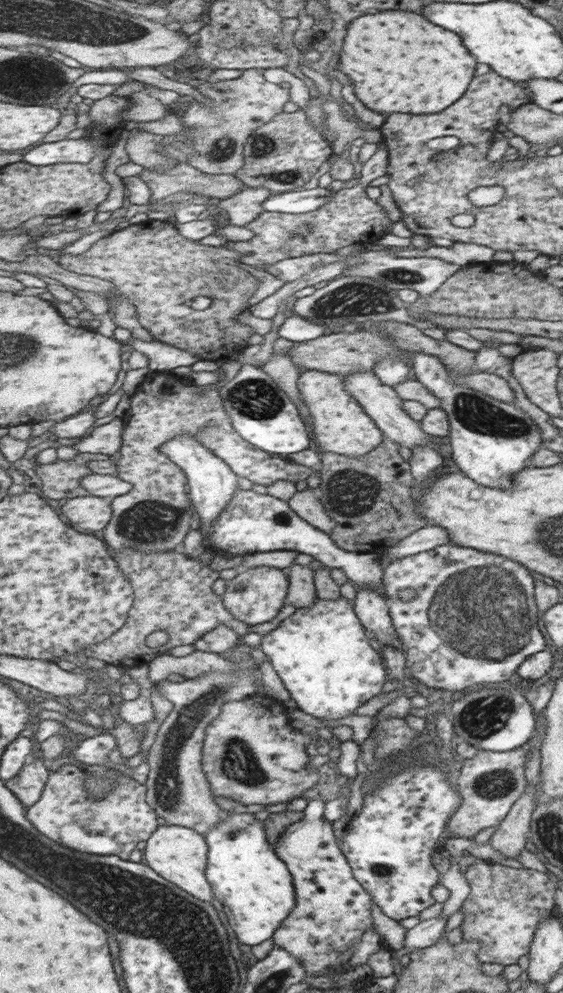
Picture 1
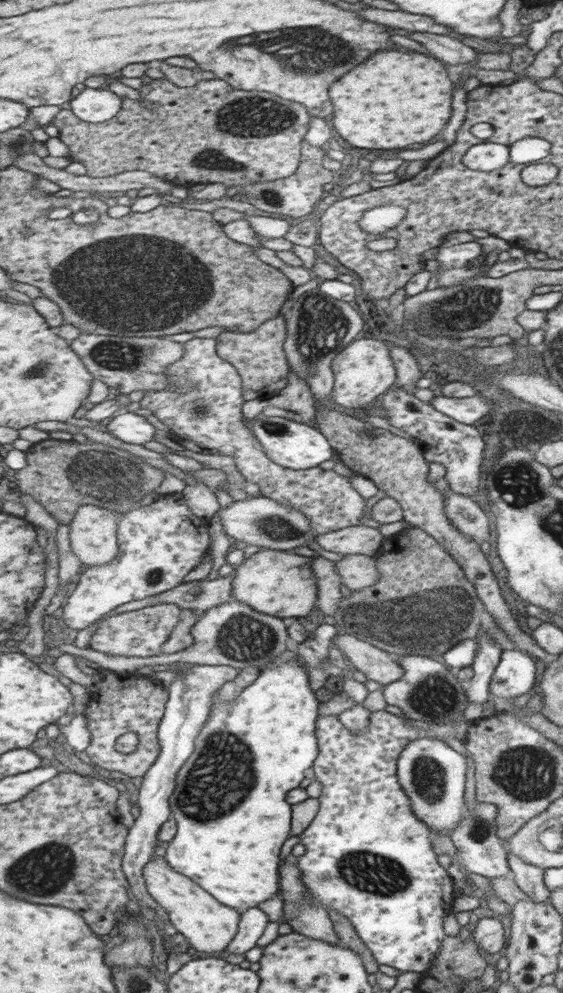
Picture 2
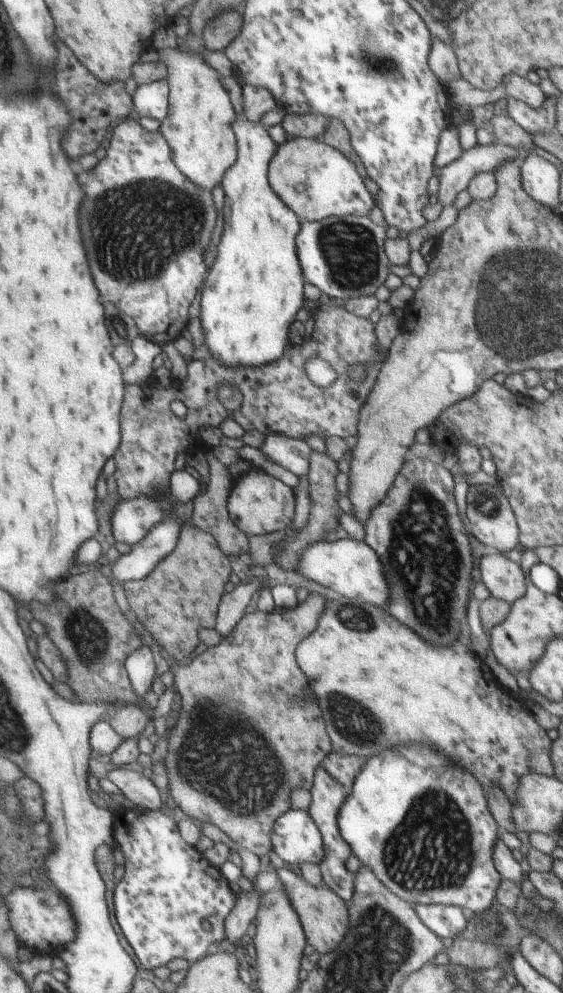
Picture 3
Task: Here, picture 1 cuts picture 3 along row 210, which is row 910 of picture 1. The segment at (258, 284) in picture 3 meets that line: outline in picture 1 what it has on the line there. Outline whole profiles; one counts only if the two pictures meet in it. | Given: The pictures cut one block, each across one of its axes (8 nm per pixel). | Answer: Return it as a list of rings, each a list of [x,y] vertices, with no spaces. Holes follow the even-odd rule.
[[[231,811],[225,821],[211,829],[205,838],[210,849],[207,878],[209,883],[213,882],[213,892],[217,900],[223,902],[223,910],[239,940],[249,946],[273,940],[273,935],[296,908],[297,897],[292,872],[269,843],[264,822],[256,820],[254,814]]]

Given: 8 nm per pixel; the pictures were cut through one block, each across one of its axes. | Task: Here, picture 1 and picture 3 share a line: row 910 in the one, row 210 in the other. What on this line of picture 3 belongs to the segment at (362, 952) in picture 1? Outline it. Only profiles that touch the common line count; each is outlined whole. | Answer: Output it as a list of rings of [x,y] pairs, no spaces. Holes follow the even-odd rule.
[[[295,137],[279,144],[270,164],[269,176],[273,190],[285,198],[286,204],[301,221],[320,221],[329,217],[367,217],[375,204],[375,199],[365,189],[361,177],[357,176],[357,166],[337,147],[325,144],[323,138]]]

